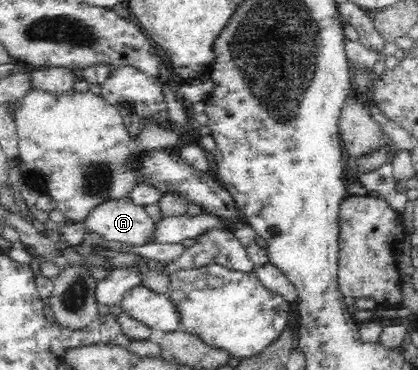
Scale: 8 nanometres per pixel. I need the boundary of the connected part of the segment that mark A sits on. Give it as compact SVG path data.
M130 199L110 200L96 206L85 219L85 227L90 233L97 233L104 238L104 243L122 246L140 247L152 243L157 222L148 215L144 206L136 205Z

